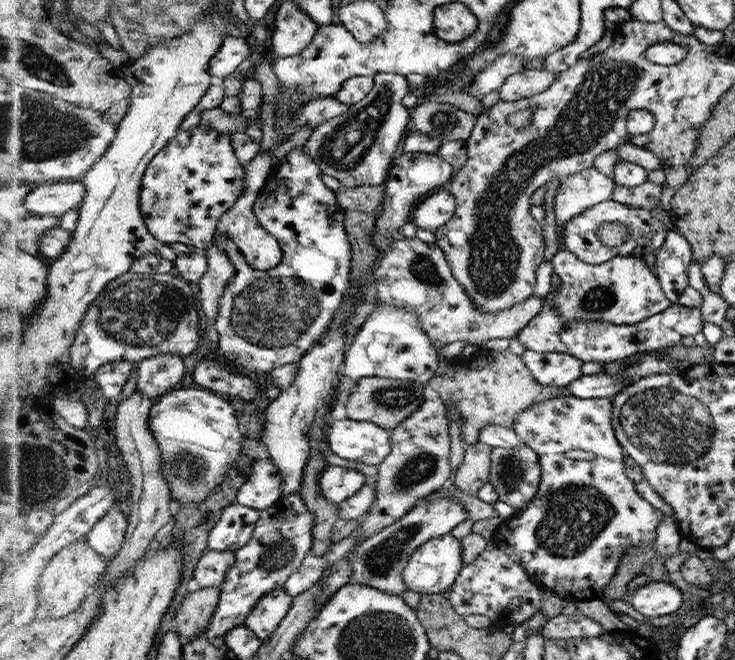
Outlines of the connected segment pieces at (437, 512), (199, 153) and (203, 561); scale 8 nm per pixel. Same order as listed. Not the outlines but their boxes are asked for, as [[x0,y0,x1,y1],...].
[[348,496,470,596],[141,124,246,252],[193,550,236,588]]

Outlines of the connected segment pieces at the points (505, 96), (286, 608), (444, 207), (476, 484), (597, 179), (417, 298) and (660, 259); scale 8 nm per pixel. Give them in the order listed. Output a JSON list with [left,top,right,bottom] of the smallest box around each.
[[499,69,558,100],[246,587,292,641],[413,192,457,232],[453,440,492,496],[554,170,615,228],[374,237,544,346],[656,230,694,300]]

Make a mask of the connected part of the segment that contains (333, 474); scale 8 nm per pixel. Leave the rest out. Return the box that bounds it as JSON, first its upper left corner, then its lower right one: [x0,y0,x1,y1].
[319,465,370,504]

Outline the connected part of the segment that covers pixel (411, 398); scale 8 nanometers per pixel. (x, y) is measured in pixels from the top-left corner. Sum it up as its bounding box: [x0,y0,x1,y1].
[345,377,425,430]

